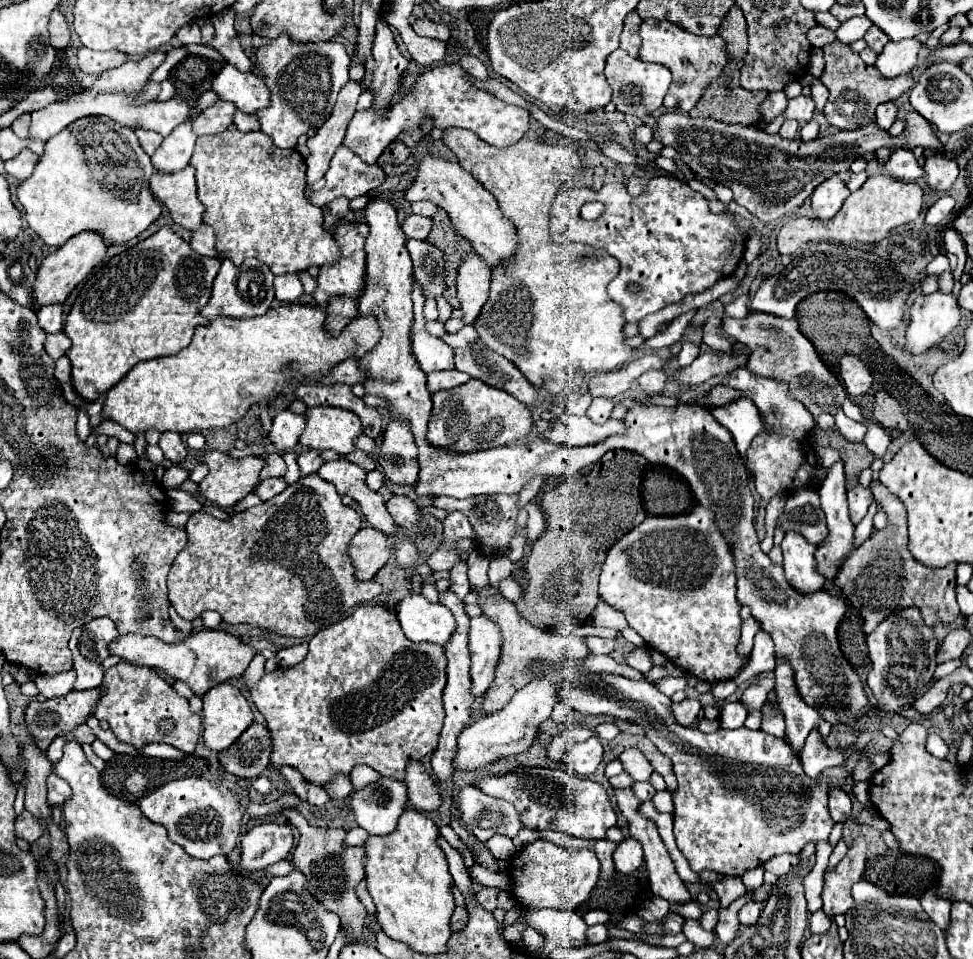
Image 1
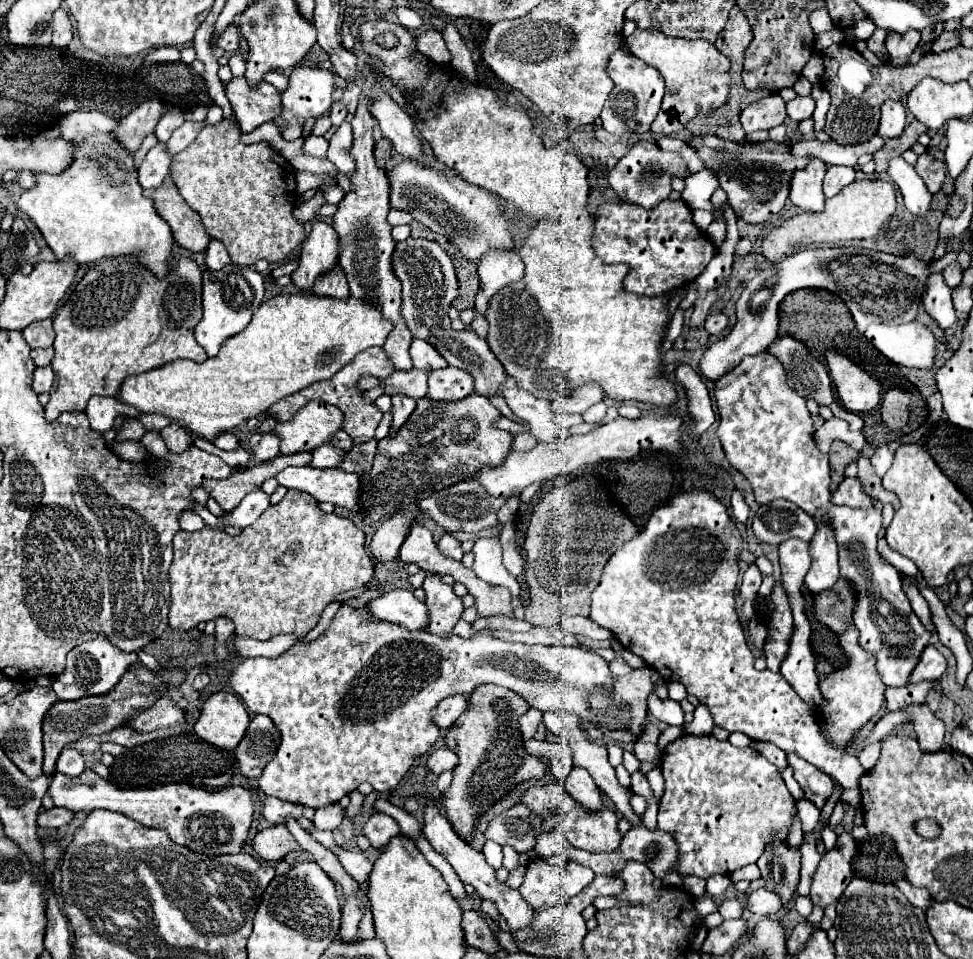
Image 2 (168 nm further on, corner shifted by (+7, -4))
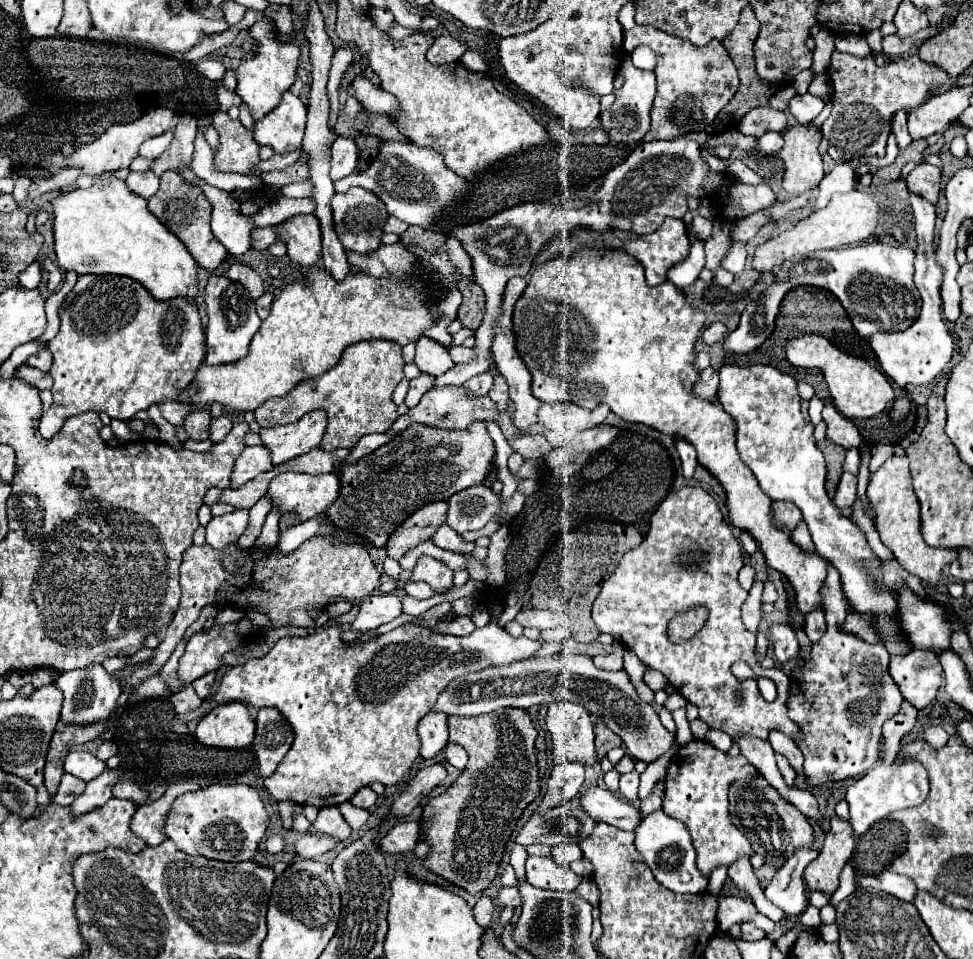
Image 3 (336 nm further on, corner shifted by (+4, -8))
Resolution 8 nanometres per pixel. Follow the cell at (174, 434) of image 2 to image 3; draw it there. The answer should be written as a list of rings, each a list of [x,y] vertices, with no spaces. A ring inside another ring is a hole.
[[[194,410],[184,420],[184,430],[190,440],[206,440],[208,426],[210,426],[210,412],[208,410]]]

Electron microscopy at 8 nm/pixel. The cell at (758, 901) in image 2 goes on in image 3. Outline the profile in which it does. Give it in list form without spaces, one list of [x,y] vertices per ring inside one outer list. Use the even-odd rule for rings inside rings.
[[[814,840],[810,848],[800,848],[794,852],[794,856],[776,872],[772,882],[766,886],[764,894],[766,898],[778,906],[786,918],[794,918],[804,912],[808,906],[808,896],[806,896],[806,884],[804,884],[804,868],[808,862],[812,862],[818,852],[820,852],[820,842]]]

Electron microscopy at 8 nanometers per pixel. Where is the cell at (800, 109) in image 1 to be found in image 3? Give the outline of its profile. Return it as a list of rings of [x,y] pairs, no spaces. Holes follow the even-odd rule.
[[[798,94],[790,100],[790,112],[800,124],[810,124],[824,108],[824,100],[812,94]]]

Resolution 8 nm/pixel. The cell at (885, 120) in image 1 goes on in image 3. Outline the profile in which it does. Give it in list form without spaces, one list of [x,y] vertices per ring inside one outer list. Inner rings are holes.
[[[898,110],[898,112],[892,116],[892,132],[894,132],[896,142],[898,142],[898,146],[900,146],[900,148],[910,146],[912,138],[910,138],[908,128],[906,128],[906,112]]]

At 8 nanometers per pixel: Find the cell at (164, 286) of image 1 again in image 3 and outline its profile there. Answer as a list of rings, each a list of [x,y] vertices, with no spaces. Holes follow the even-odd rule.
[[[86,274],[86,276],[78,276],[78,282],[76,282],[74,290],[66,296],[66,300],[64,300],[58,314],[60,314],[60,332],[48,344],[48,350],[54,356],[54,364],[50,368],[50,376],[54,378],[54,386],[52,386],[54,404],[48,412],[42,414],[40,428],[38,428],[44,438],[52,438],[62,428],[66,418],[76,416],[76,414],[84,414],[88,410],[106,412],[110,418],[118,418],[118,420],[130,420],[136,412],[146,410],[150,404],[158,404],[162,400],[174,400],[174,398],[178,398],[178,392],[194,378],[194,372],[202,366],[202,360],[204,360],[204,328],[202,328],[202,322],[200,322],[196,302],[186,298],[186,296],[176,296],[176,298],[160,302],[140,282],[136,282],[132,278],[112,276],[112,274]]]

